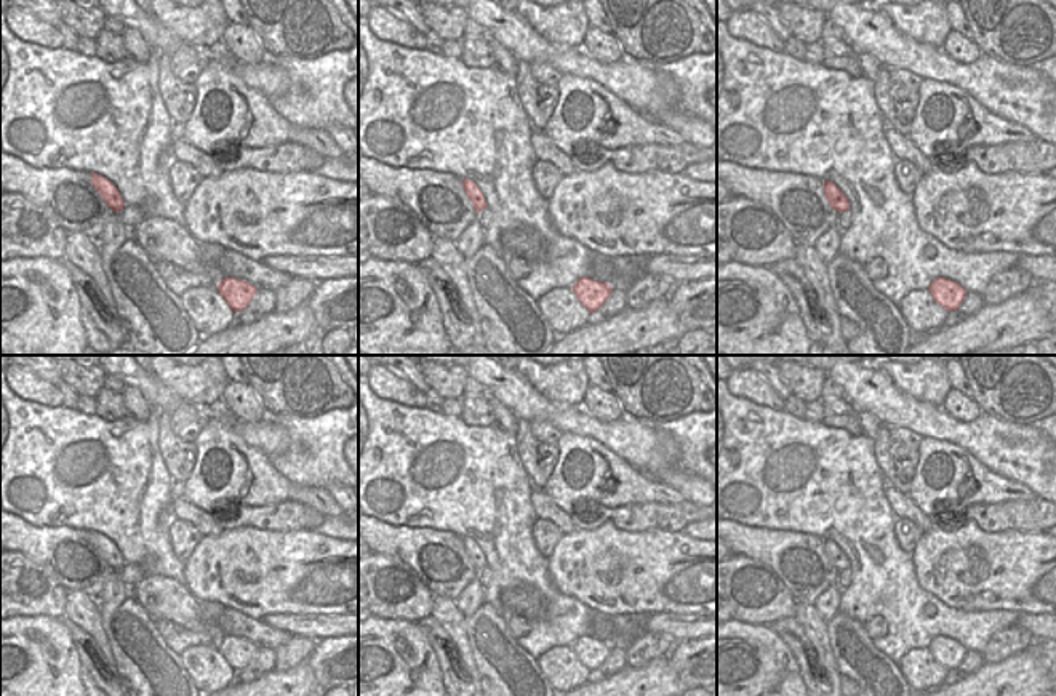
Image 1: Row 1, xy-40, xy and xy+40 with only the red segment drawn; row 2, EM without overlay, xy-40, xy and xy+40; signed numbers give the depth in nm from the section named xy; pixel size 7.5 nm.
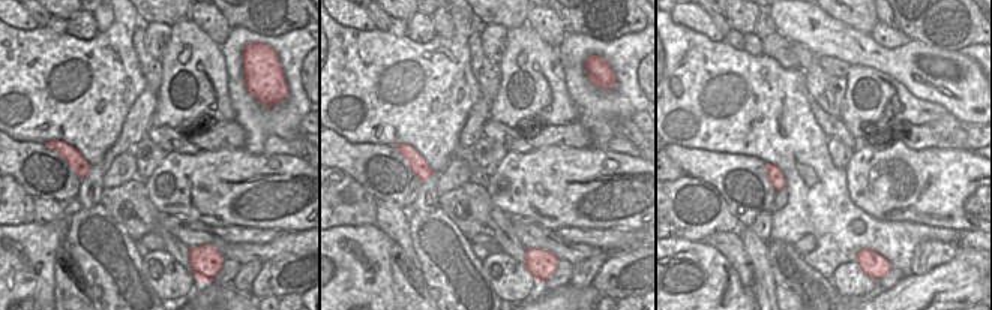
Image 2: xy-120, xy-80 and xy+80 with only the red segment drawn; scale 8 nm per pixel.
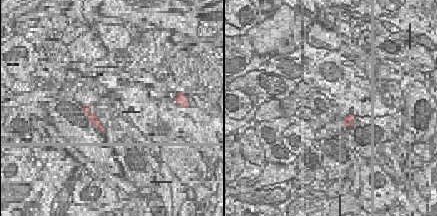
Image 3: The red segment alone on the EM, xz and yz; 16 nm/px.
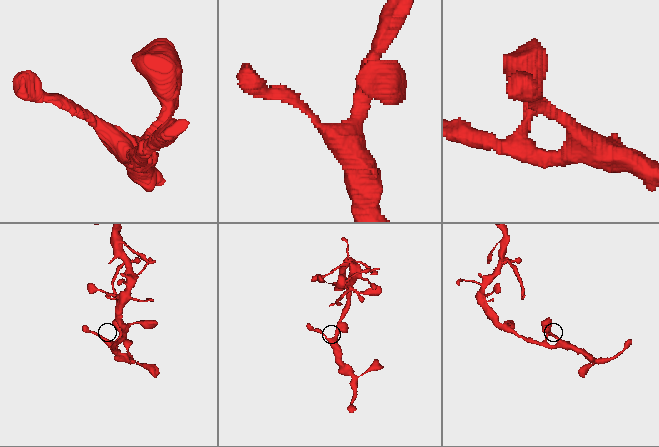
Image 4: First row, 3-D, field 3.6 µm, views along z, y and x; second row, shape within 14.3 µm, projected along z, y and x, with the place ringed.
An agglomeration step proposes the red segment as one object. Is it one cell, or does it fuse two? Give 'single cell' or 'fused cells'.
single cell

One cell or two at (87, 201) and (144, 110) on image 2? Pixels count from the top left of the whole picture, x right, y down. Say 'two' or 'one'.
one

